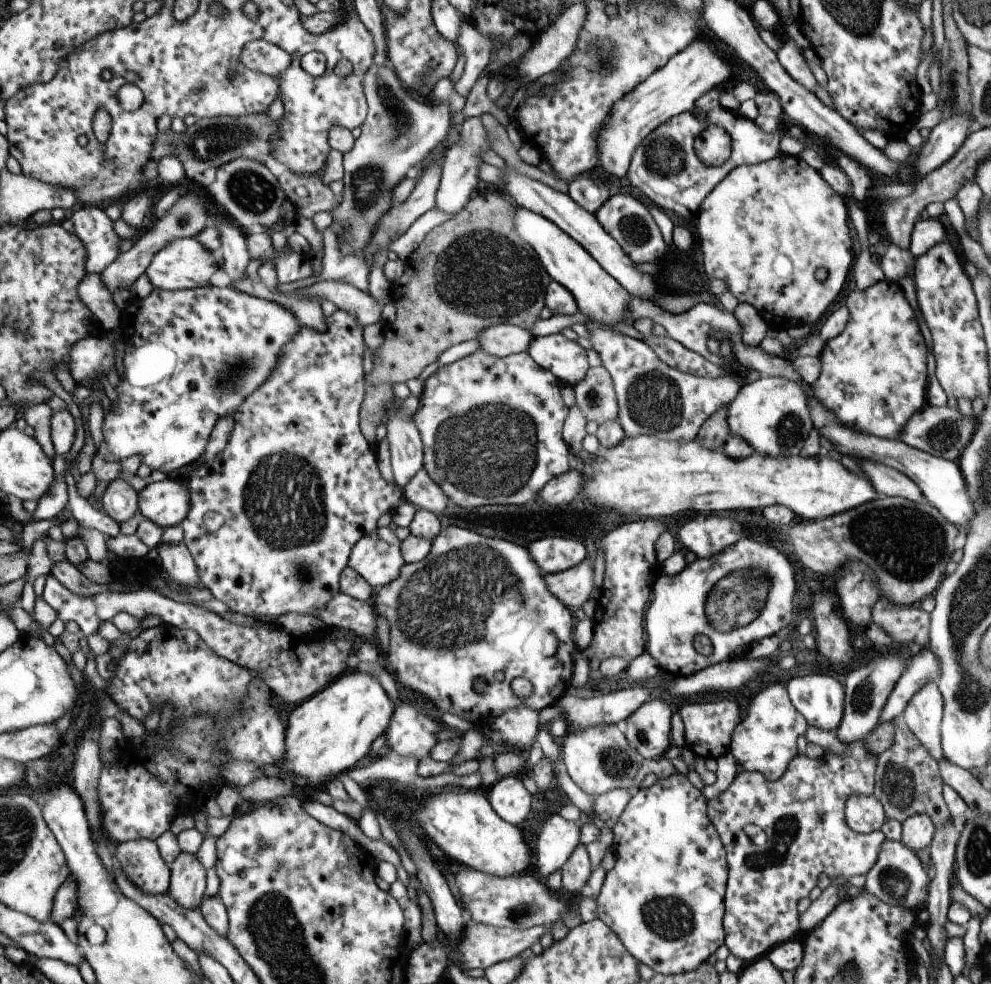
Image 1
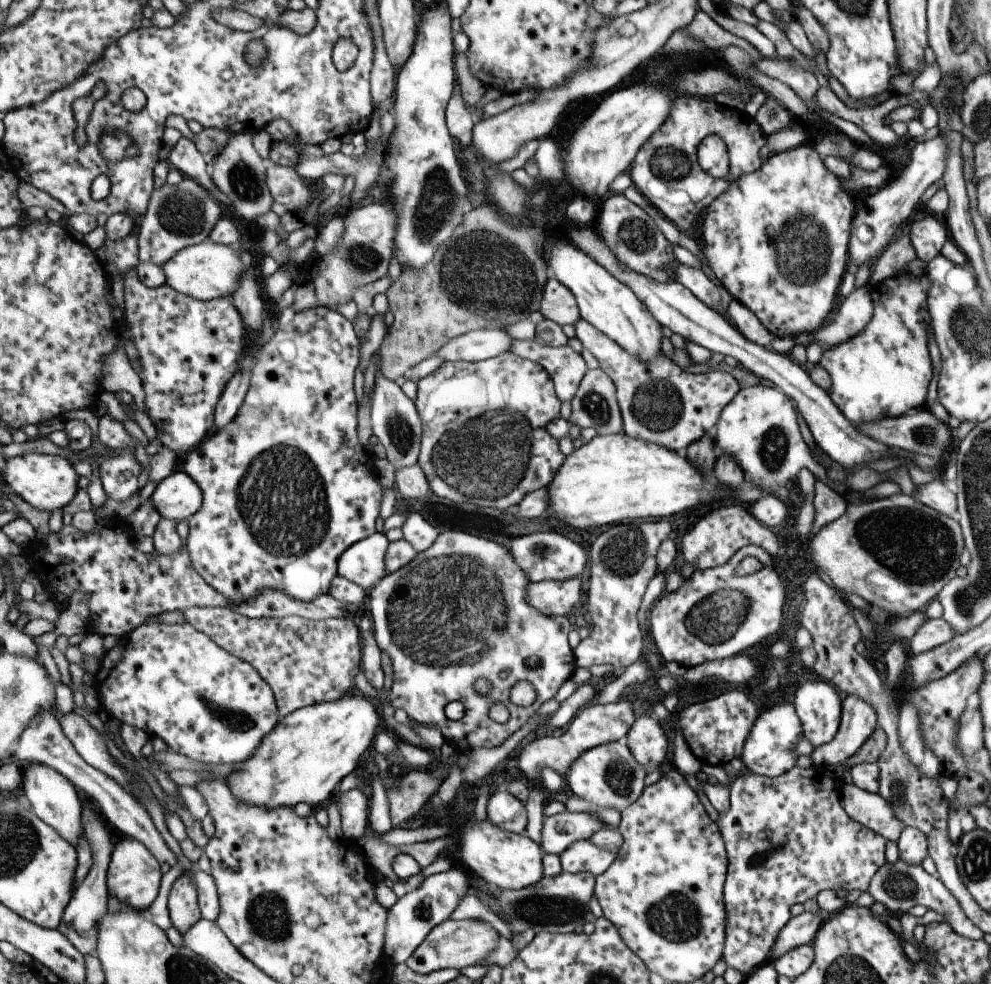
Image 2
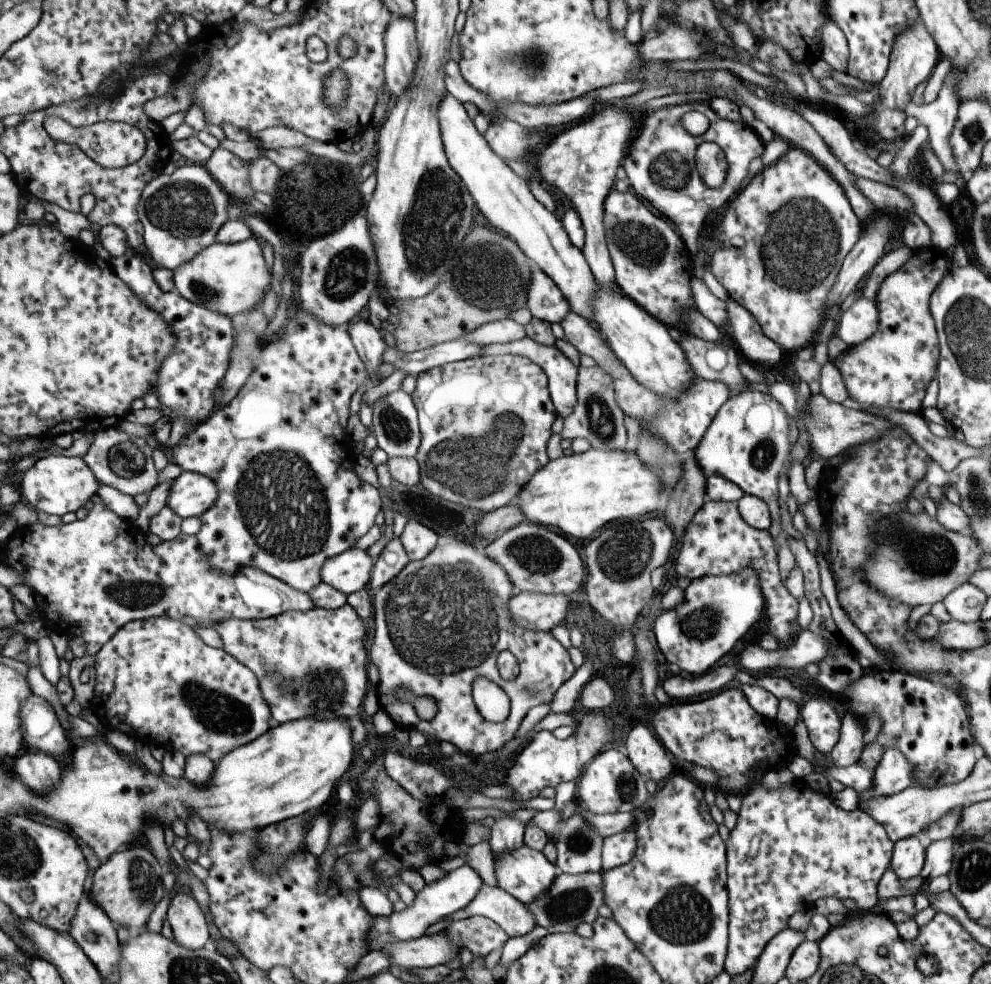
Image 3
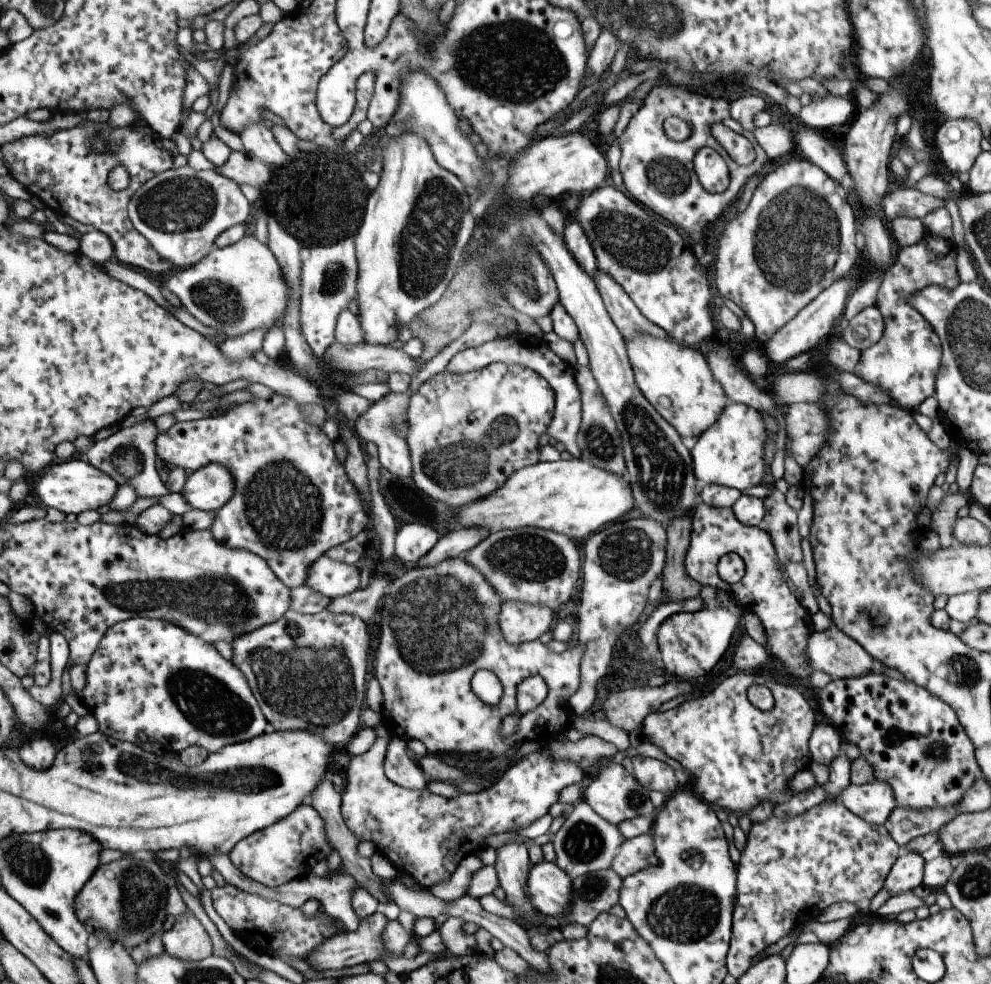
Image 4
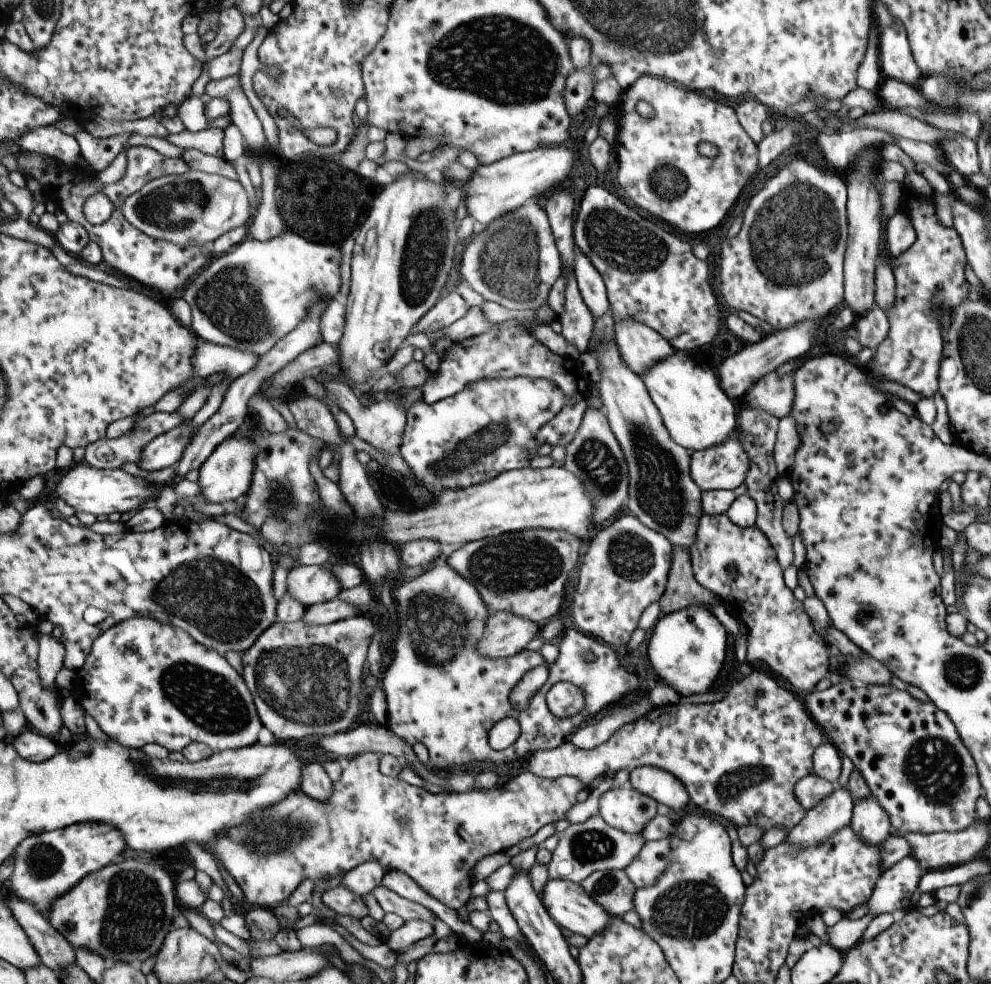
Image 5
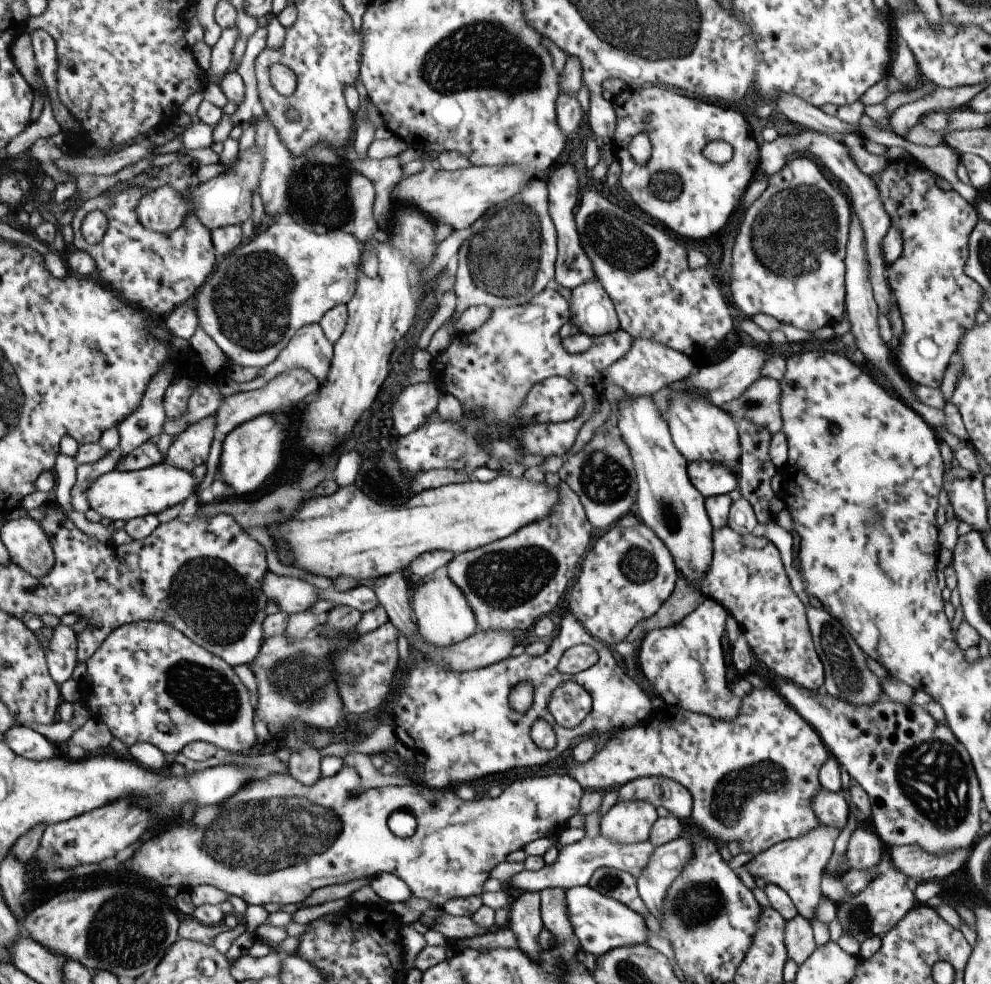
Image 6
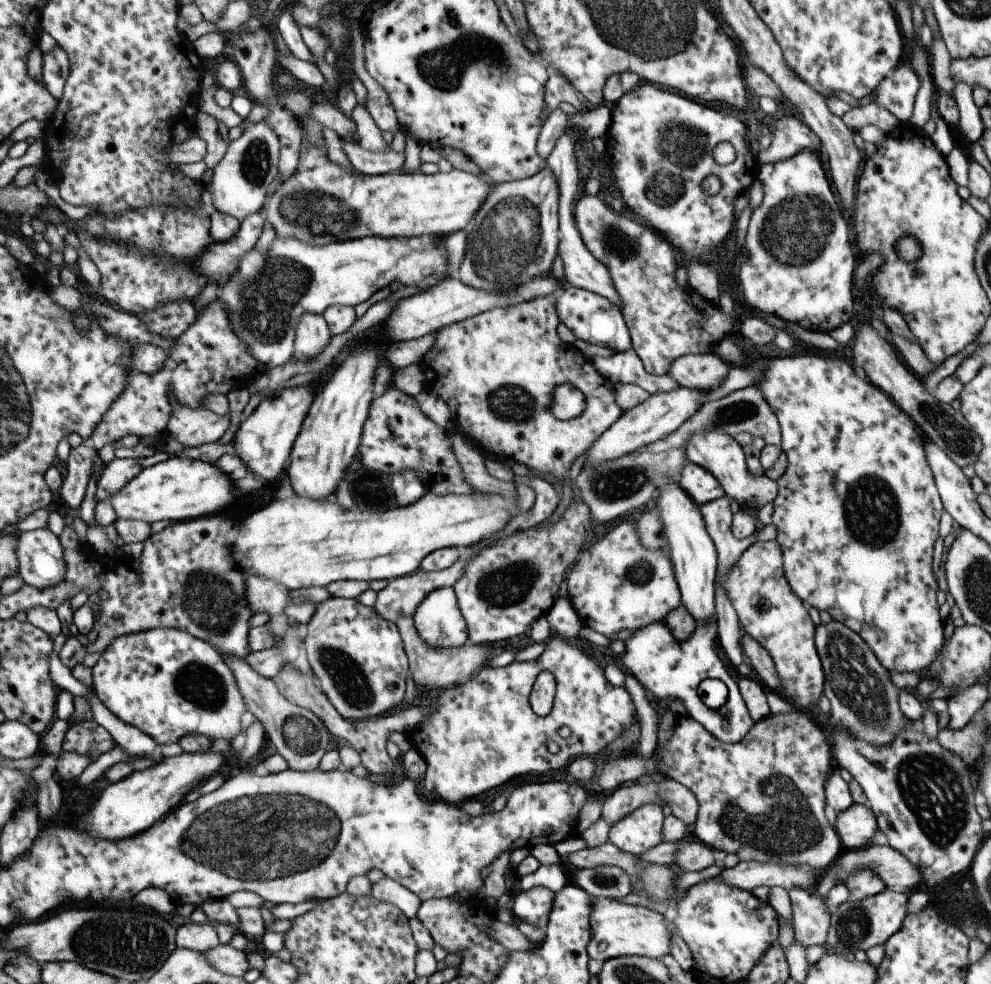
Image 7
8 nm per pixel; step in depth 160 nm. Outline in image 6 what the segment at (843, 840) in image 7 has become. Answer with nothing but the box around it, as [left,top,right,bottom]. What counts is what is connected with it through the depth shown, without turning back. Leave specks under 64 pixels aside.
[812,790,849,831]

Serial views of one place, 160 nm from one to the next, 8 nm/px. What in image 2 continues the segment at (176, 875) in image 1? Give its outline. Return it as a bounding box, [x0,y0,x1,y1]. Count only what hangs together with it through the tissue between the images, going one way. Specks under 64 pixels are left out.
[168,874,203,935]

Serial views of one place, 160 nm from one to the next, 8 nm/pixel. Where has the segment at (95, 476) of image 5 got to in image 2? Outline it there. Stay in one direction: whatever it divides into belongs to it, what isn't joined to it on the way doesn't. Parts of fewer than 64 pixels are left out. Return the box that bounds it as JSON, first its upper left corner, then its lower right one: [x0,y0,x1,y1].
[3,453,79,513]

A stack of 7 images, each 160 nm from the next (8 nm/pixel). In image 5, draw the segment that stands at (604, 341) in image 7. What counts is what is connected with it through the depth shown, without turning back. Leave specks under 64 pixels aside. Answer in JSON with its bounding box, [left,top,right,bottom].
[572,250,609,320]

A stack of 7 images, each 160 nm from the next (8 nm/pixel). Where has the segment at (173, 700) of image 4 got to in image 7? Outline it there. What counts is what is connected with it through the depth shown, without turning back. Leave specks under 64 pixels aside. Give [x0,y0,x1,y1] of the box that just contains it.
[92,628,248,746]

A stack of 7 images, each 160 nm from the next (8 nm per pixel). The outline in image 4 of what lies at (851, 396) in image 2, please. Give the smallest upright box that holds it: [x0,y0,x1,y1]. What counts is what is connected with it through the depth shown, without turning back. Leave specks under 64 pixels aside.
[852,232,960,411]

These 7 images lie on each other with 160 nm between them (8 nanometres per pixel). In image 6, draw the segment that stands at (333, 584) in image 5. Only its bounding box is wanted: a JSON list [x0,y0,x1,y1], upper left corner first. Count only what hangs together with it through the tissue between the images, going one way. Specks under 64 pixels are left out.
[262,571,320,615]

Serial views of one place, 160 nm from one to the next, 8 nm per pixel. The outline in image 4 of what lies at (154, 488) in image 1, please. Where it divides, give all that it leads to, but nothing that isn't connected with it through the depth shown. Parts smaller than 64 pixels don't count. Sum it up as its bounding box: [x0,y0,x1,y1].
[181,463,237,511]

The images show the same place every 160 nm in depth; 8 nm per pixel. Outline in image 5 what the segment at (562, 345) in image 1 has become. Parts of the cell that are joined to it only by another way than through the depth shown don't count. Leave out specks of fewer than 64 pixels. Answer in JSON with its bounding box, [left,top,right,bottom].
[423,302,591,448]

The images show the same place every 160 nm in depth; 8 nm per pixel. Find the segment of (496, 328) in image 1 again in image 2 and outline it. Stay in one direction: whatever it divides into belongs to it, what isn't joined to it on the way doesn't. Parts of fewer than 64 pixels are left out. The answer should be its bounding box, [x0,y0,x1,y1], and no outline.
[437,329,511,362]

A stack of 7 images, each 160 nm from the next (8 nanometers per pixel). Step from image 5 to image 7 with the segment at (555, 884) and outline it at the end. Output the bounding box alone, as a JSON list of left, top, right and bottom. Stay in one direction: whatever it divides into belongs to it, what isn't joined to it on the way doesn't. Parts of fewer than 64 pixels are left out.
[586,896,673,962]

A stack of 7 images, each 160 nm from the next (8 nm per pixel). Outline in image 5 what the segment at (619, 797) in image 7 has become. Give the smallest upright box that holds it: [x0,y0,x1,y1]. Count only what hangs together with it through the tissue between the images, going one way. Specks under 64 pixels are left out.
[627,767,689,810]

